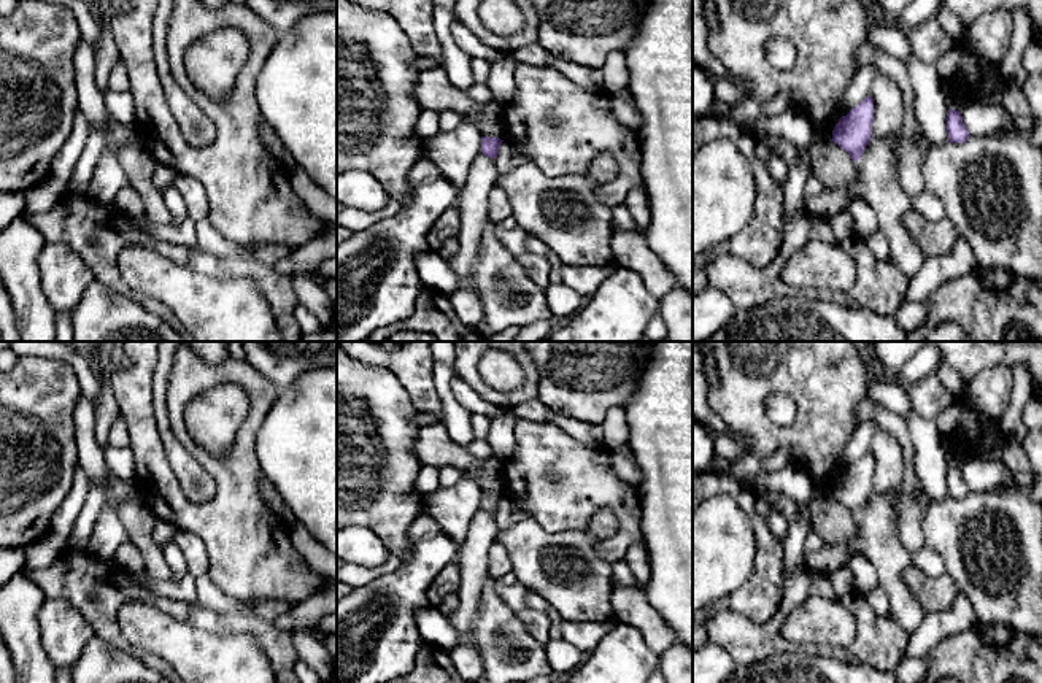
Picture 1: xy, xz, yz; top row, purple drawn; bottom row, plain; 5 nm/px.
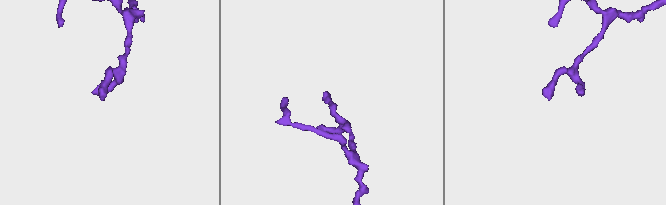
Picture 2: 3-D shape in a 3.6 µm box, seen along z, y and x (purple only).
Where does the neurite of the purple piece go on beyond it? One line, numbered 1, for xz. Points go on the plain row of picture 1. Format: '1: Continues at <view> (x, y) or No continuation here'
1: No continuation here

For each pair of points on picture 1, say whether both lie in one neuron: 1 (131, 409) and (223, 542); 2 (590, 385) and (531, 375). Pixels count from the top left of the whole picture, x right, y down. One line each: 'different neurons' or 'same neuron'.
1: same neuron
2: different neurons

